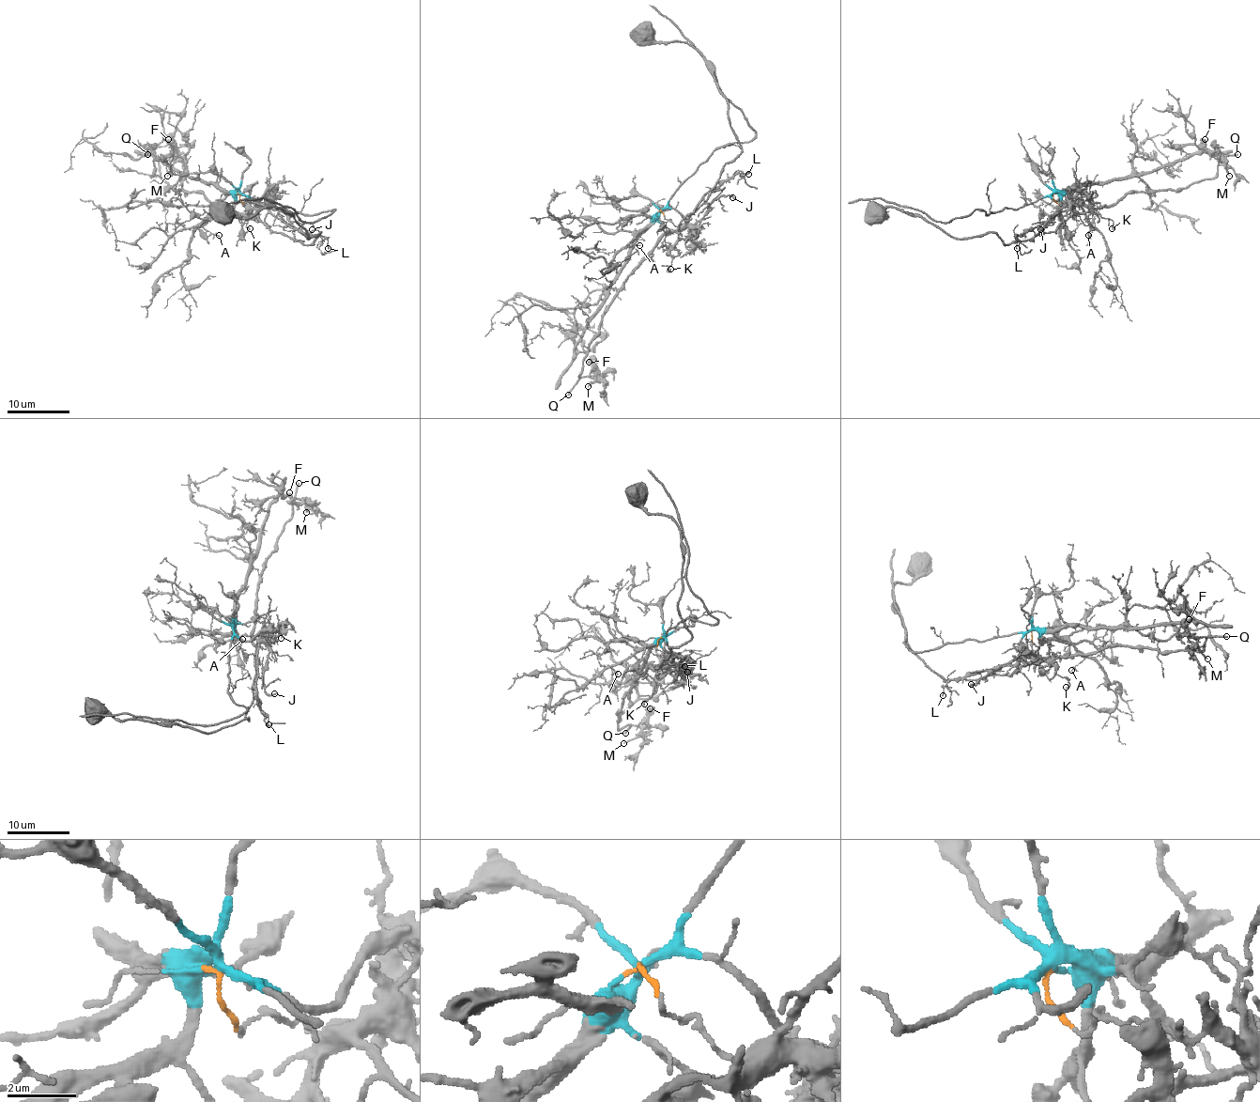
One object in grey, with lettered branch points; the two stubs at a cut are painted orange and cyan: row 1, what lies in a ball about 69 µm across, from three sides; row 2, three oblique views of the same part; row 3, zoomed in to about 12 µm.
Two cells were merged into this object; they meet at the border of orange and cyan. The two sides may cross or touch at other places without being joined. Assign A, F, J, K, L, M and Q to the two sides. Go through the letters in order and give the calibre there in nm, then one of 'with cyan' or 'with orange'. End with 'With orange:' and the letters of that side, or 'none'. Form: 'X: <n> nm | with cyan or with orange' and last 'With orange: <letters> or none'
A: 160 nm | with cyan
F: 400 nm | with orange
J: 170 nm | with orange
K: 170 nm | with orange
L: 100 nm | with orange
M: 110 nm | with orange
Q: 220 nm | with orange
With orange: F, J, K, L, M, Q

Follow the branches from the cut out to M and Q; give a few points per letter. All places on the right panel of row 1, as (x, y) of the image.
M: (1053, 194), (1058, 204), (1070, 203), (1074, 217), (1127, 194), (1211, 179), (1219, 154), (1230, 176)
Q: (1053, 194), (1058, 204), (1070, 203), (1074, 217), (1127, 194), (1211, 179), (1221, 159), (1237, 154)

